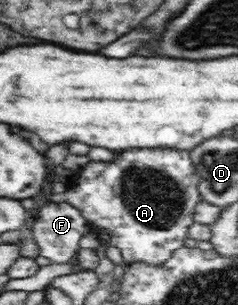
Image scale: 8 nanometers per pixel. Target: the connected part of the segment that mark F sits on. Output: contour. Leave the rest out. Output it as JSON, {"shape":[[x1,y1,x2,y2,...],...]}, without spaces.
{"shape":[[64,201,58,203,50,202,48,206,42,206,40,218,31,226,30,231,37,246,38,255,42,256,42,258,48,258,51,264,74,264,78,251,81,249,79,240,82,236,90,232,90,228,86,219,80,214,80,211,70,203]]}

